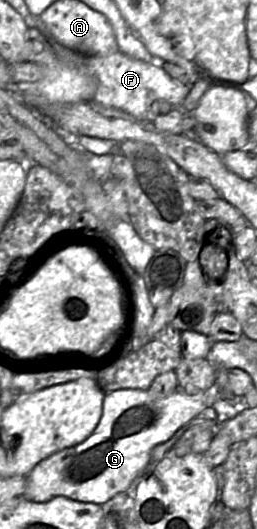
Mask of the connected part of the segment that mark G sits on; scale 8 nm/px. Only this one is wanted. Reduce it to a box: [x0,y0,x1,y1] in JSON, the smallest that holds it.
[23,383,219,504]

